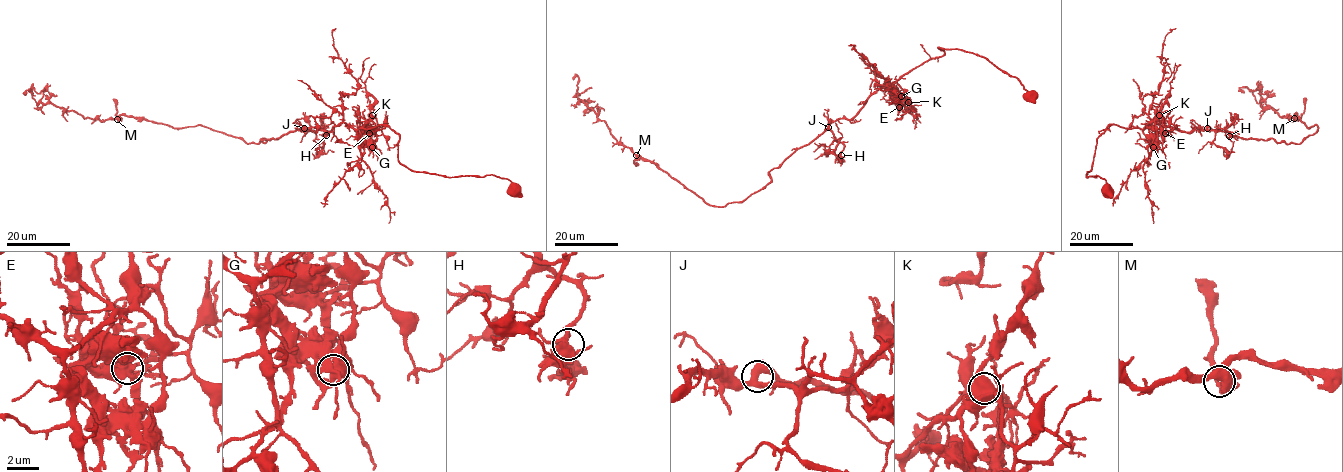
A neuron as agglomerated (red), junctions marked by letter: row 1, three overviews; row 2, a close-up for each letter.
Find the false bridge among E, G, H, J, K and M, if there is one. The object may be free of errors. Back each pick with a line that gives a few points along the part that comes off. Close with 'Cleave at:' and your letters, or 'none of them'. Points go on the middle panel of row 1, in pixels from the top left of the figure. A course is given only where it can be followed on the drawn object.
G: foreign part runs (901, 97), (892, 95), (899, 103), (899, 112)
Cleave at: G

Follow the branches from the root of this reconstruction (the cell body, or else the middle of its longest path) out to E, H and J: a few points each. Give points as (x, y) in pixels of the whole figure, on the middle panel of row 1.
E: (1031, 97), (1015, 77), (984, 57), (938, 47), (943, 55), (923, 62), (894, 82), (893, 99), (899, 107)
H: (1031, 97), (984, 57), (938, 47), (943, 55), (885, 83), (850, 119), (830, 123), (843, 145), (841, 155)
J: (1031, 97), (1015, 77), (984, 57), (938, 47), (943, 55), (885, 83), (852, 118), (837, 119), (828, 127)

